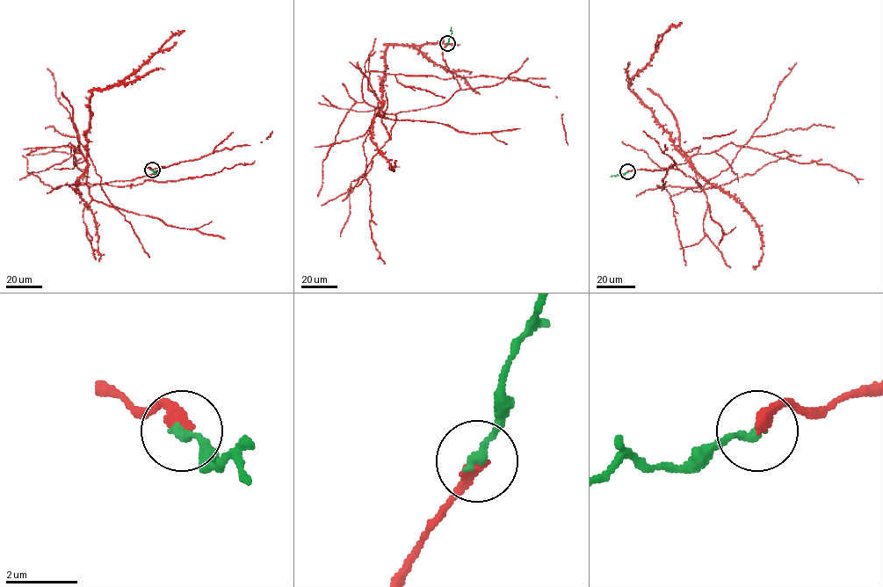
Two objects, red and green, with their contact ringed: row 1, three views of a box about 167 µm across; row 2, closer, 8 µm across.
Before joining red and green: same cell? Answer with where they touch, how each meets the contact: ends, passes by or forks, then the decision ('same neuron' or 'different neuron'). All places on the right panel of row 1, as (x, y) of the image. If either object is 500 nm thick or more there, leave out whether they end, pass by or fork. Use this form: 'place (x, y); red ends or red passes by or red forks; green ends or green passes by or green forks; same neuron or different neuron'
place (627, 171); red ends; green ends; same neuron

